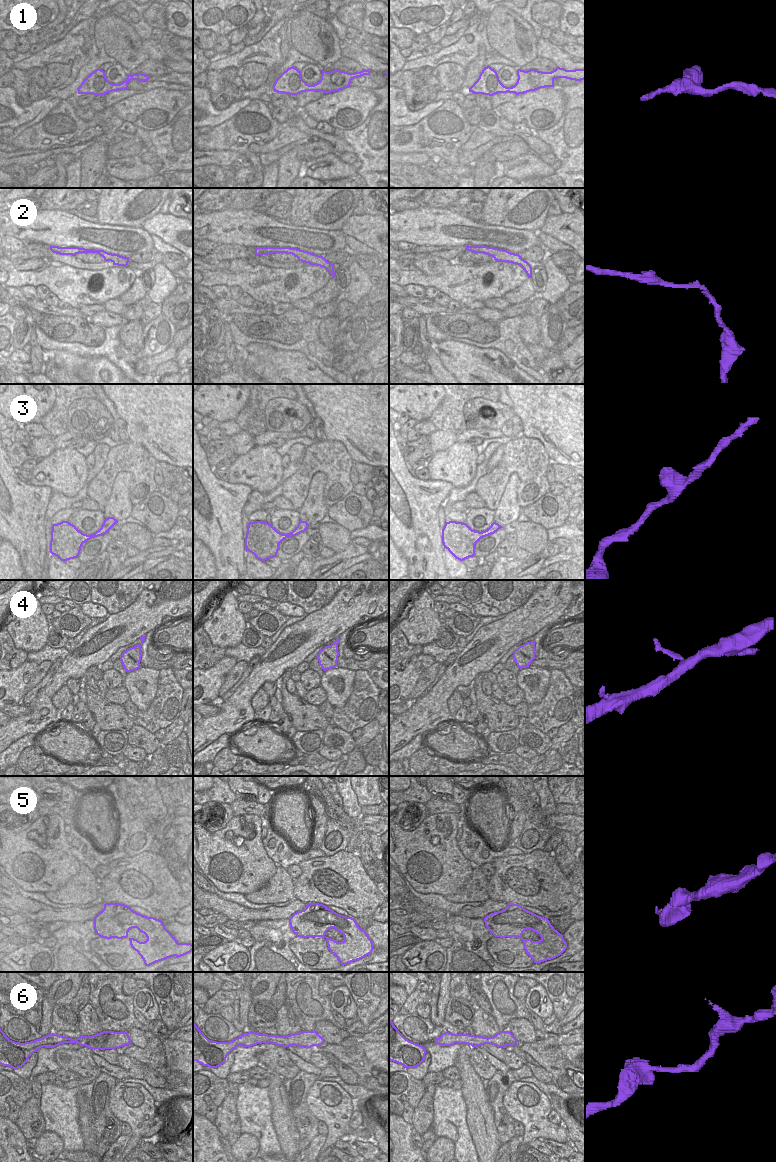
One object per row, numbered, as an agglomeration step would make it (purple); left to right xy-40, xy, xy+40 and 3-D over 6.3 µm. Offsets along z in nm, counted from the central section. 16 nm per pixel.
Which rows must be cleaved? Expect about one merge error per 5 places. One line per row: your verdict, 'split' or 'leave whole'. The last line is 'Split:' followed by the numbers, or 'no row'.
1: leave whole
2: leave whole
3: leave whole
4: leave whole
5: leave whole
6: leave whole
Split: no row

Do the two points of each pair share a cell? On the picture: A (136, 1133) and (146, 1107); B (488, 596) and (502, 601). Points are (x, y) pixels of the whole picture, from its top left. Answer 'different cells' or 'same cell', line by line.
A: same cell
B: same cell

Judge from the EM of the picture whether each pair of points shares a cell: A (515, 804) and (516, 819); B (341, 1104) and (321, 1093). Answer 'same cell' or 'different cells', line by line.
A: different cells
B: same cell

